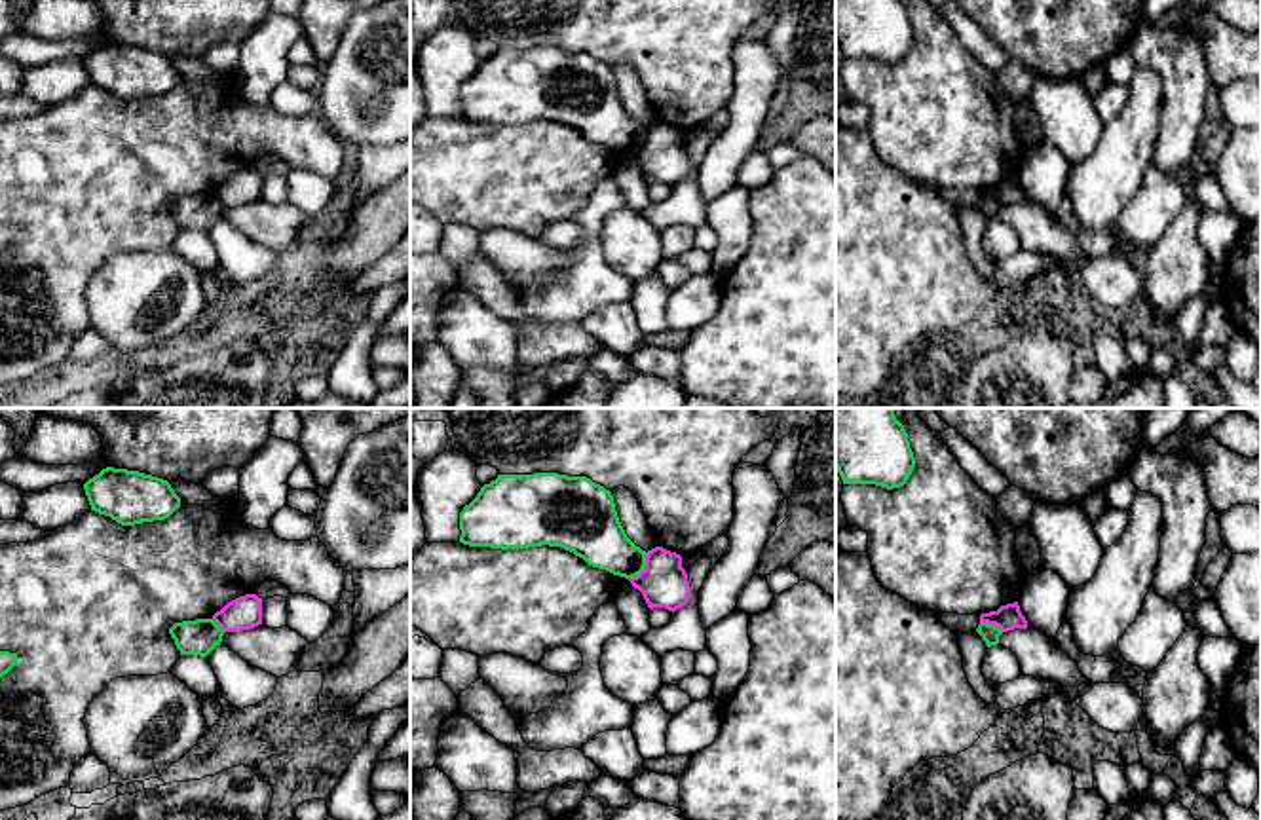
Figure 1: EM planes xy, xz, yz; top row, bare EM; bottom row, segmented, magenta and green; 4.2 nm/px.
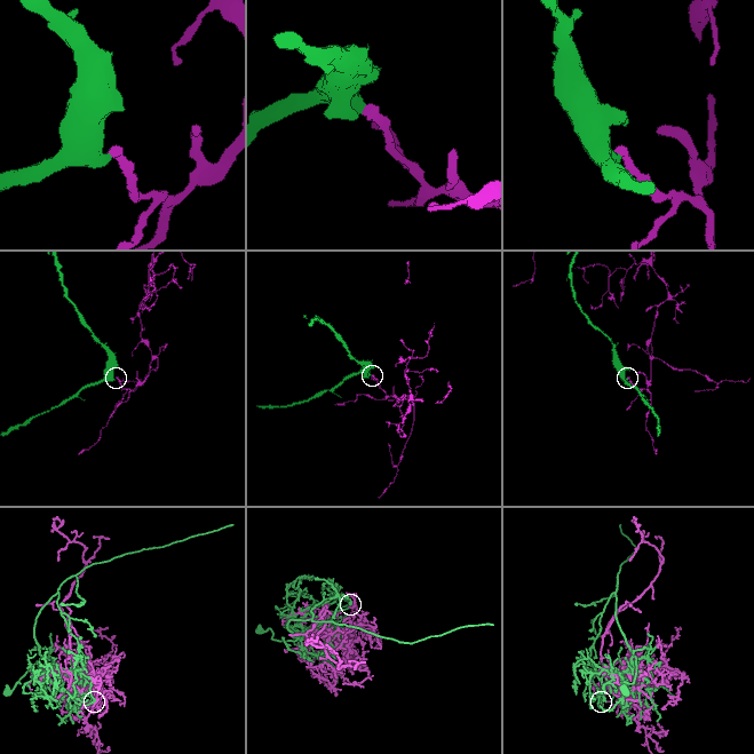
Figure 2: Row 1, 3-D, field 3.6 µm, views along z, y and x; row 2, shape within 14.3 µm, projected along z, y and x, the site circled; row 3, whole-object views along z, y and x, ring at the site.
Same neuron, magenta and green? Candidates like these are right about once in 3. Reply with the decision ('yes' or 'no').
no

